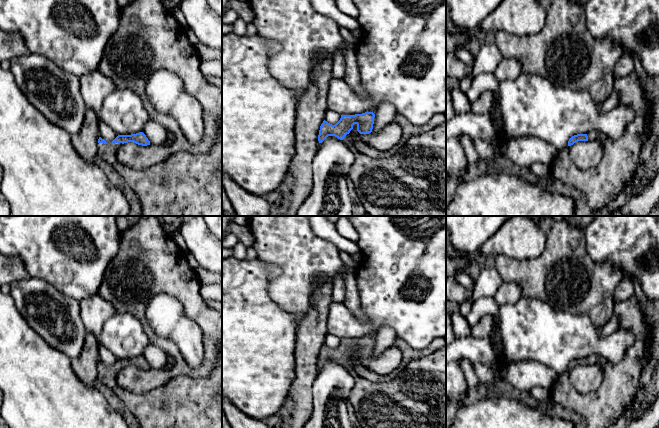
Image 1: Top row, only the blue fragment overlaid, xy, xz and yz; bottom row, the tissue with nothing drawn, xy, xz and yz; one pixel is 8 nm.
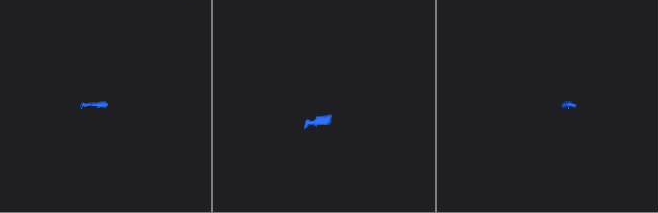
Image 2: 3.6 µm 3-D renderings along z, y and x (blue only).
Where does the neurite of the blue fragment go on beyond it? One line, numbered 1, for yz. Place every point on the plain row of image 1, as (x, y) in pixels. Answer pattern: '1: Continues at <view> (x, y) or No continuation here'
1: No continuation here

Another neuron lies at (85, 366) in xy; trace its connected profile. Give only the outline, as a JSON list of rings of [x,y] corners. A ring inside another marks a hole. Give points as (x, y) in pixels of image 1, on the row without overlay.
[[[87,332],[84,347],[80,355],[71,360],[72,369],[77,378],[87,386],[97,383],[99,363],[99,341],[98,338]]]

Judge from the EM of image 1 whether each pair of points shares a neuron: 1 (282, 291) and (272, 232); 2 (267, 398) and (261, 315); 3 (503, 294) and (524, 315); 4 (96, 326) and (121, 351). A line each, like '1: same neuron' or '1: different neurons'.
1: same neuron
2: same neuron
3: different neurons
4: different neurons

